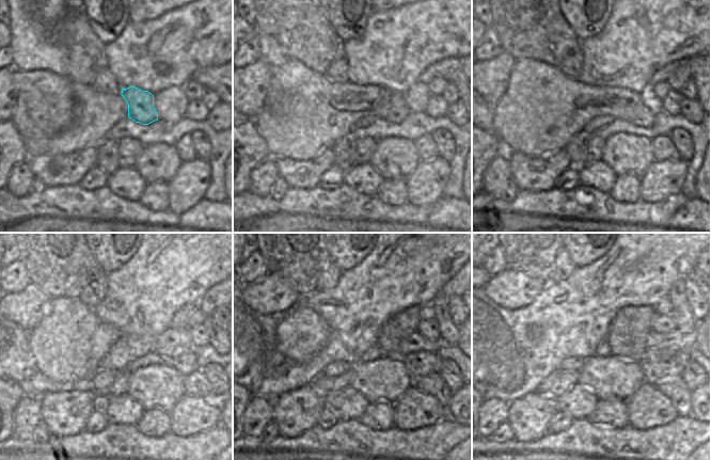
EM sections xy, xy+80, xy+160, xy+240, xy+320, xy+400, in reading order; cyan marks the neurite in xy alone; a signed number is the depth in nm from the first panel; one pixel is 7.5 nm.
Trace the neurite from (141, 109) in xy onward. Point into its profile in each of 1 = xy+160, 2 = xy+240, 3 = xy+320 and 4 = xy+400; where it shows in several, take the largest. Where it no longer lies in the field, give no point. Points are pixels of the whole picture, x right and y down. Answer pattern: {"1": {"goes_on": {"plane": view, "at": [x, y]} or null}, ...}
{"1": {"goes_on": {"plane": "xy+160", "at": [643, 116]}}, "2": {"goes_on": {"plane": "xy+240", "at": [185, 364]}}, "3": {"goes_on": {"plane": "xy+320", "at": [420, 364]}}, "4": {"goes_on": {"plane": "xy+400", "at": [657, 364]}}}

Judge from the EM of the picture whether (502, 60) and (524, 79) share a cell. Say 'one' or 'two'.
two

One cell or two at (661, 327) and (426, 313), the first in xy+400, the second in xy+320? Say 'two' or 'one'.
two

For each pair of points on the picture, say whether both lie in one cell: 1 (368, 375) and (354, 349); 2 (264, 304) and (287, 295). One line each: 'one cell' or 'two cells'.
1: two cells
2: one cell

